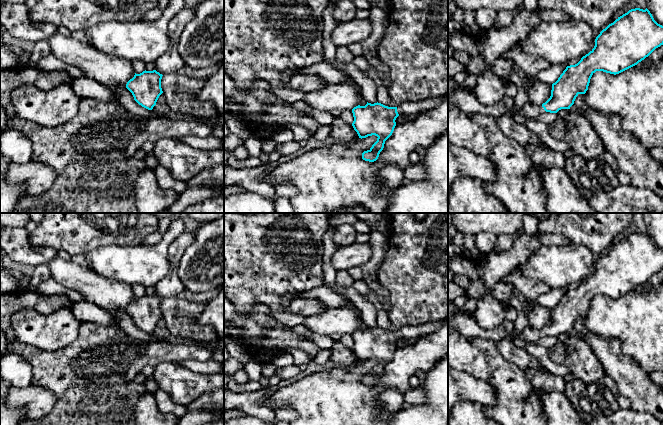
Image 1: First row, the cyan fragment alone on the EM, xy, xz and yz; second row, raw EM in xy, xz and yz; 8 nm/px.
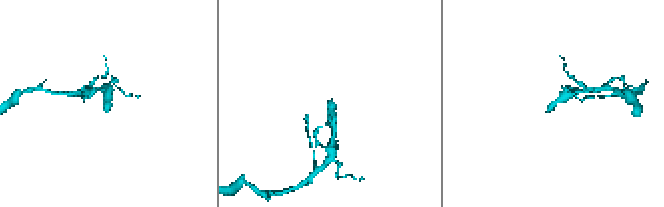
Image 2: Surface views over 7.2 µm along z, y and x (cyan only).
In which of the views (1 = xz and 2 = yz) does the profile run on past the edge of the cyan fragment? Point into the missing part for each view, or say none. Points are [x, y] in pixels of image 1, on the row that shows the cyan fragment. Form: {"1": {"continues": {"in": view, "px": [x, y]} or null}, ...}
{"1": {"continues": null}, "2": {"continues": {"in": "yz", "px": [528, 111]}}}

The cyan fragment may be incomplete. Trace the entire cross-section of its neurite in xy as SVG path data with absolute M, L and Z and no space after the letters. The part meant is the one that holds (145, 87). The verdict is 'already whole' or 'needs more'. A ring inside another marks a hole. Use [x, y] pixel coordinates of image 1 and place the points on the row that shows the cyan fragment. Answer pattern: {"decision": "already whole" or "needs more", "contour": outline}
{"decision": "already whole", "contour": "M143 71L130 79L126 88L132 93L134 100L142 107L152 110L159 96L163 93L161 88L162 74L153 71Z"}

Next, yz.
{"decision": "needs more", "contour": "M635 8L618 17L603 29L595 39L594 48L575 64L567 66L558 80L552 84L551 96L542 105L532 105L529 101L518 112L518 119L528 120L542 113L557 113L561 109L570 109L579 94L588 90L590 79L596 71L619 74L644 60L656 48L663 45L663 26L658 24L650 11Z"}

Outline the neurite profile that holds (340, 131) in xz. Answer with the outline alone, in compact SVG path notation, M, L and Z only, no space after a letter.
M336 115L333 123L330 125L330 136L340 143L349 143L359 138L352 125L345 123Z

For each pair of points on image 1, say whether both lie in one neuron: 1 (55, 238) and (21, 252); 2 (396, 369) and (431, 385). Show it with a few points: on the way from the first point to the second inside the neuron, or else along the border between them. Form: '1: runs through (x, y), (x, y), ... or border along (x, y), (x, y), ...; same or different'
1: border along (29, 233), (32, 244), (57, 251); different
2: border along (437, 361), (424, 374), (421, 380); different

